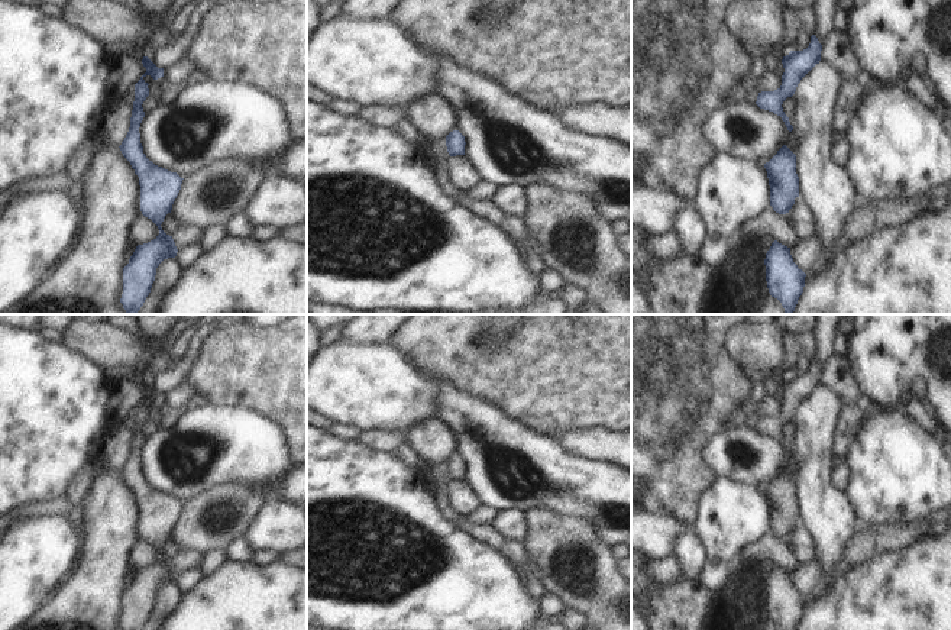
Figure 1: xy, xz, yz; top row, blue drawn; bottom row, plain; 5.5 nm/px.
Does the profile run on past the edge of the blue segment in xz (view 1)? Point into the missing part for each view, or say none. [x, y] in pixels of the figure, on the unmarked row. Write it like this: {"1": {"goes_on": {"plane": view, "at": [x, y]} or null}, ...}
{"1": {"goes_on": null}}

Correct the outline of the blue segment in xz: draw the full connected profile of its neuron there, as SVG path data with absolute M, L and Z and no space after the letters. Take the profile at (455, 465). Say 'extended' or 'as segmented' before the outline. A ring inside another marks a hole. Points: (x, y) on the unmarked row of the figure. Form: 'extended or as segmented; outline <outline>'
as segmented; outline M453 455L446 461L446 471L450 481L465 479L465 461L459 455Z

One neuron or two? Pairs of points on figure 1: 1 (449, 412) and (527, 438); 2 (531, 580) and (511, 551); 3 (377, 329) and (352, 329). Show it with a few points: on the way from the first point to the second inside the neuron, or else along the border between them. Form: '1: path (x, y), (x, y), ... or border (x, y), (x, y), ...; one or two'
1: path (468, 414), (494, 438), (508, 438); one
2: path (530, 572), (518, 558); one
3: path (371, 329), (358, 329); one

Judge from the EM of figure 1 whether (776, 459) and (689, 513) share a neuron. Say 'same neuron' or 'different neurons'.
different neurons

